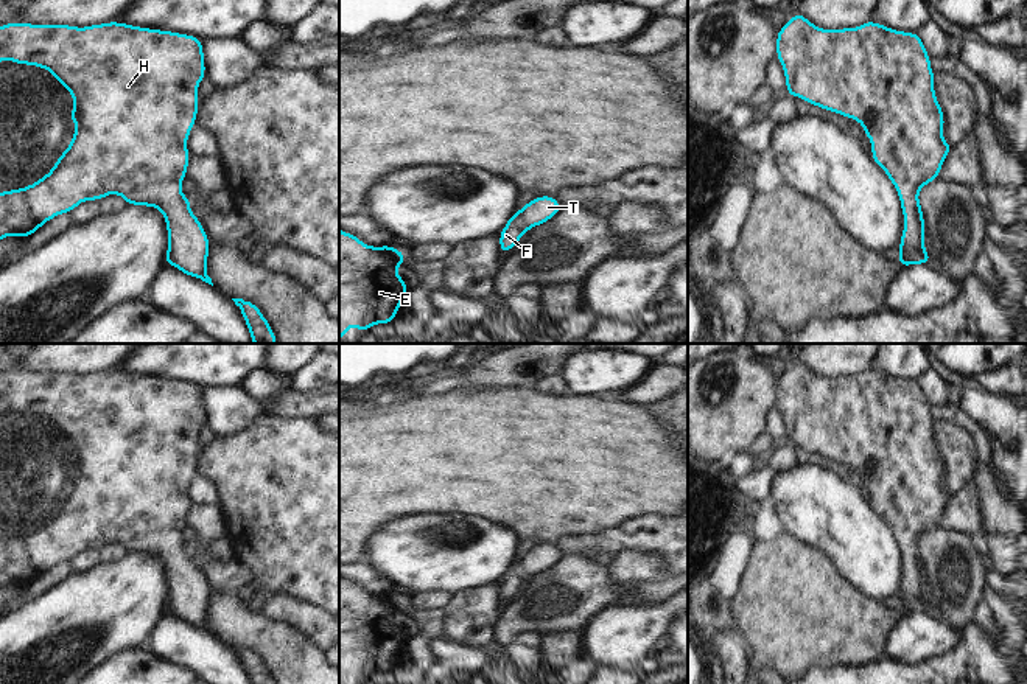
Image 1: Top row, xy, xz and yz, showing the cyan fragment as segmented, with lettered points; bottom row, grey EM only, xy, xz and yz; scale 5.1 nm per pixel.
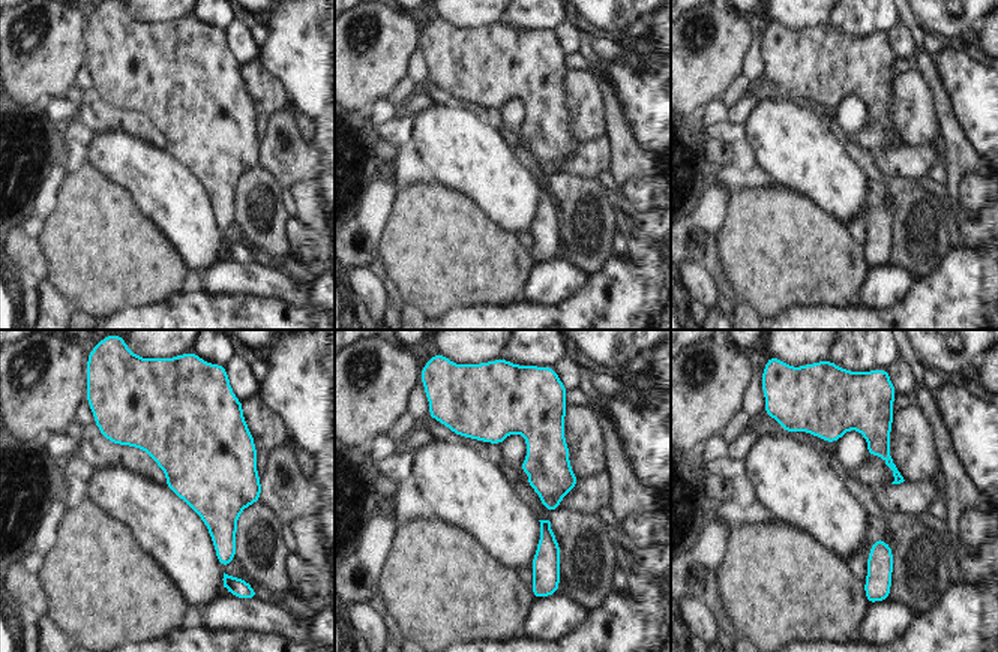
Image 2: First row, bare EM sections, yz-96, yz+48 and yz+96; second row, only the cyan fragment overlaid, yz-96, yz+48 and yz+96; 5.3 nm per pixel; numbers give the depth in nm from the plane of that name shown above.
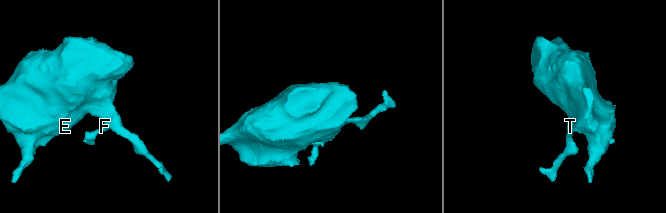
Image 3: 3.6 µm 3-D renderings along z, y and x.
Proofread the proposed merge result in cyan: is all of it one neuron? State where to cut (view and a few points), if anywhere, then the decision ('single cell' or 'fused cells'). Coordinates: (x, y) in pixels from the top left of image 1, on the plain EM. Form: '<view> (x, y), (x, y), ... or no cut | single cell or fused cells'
yz (923, 596), (911, 607), (911, 613) | fused cells

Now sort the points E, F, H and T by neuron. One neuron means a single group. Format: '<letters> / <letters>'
E H T / F

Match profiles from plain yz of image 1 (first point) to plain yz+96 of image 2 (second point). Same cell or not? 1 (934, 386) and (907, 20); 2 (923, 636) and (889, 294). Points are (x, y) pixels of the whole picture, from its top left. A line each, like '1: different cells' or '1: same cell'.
1: different cells
2: same cell

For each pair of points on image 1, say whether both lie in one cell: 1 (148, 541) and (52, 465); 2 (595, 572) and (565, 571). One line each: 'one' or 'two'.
1: one
2: one

